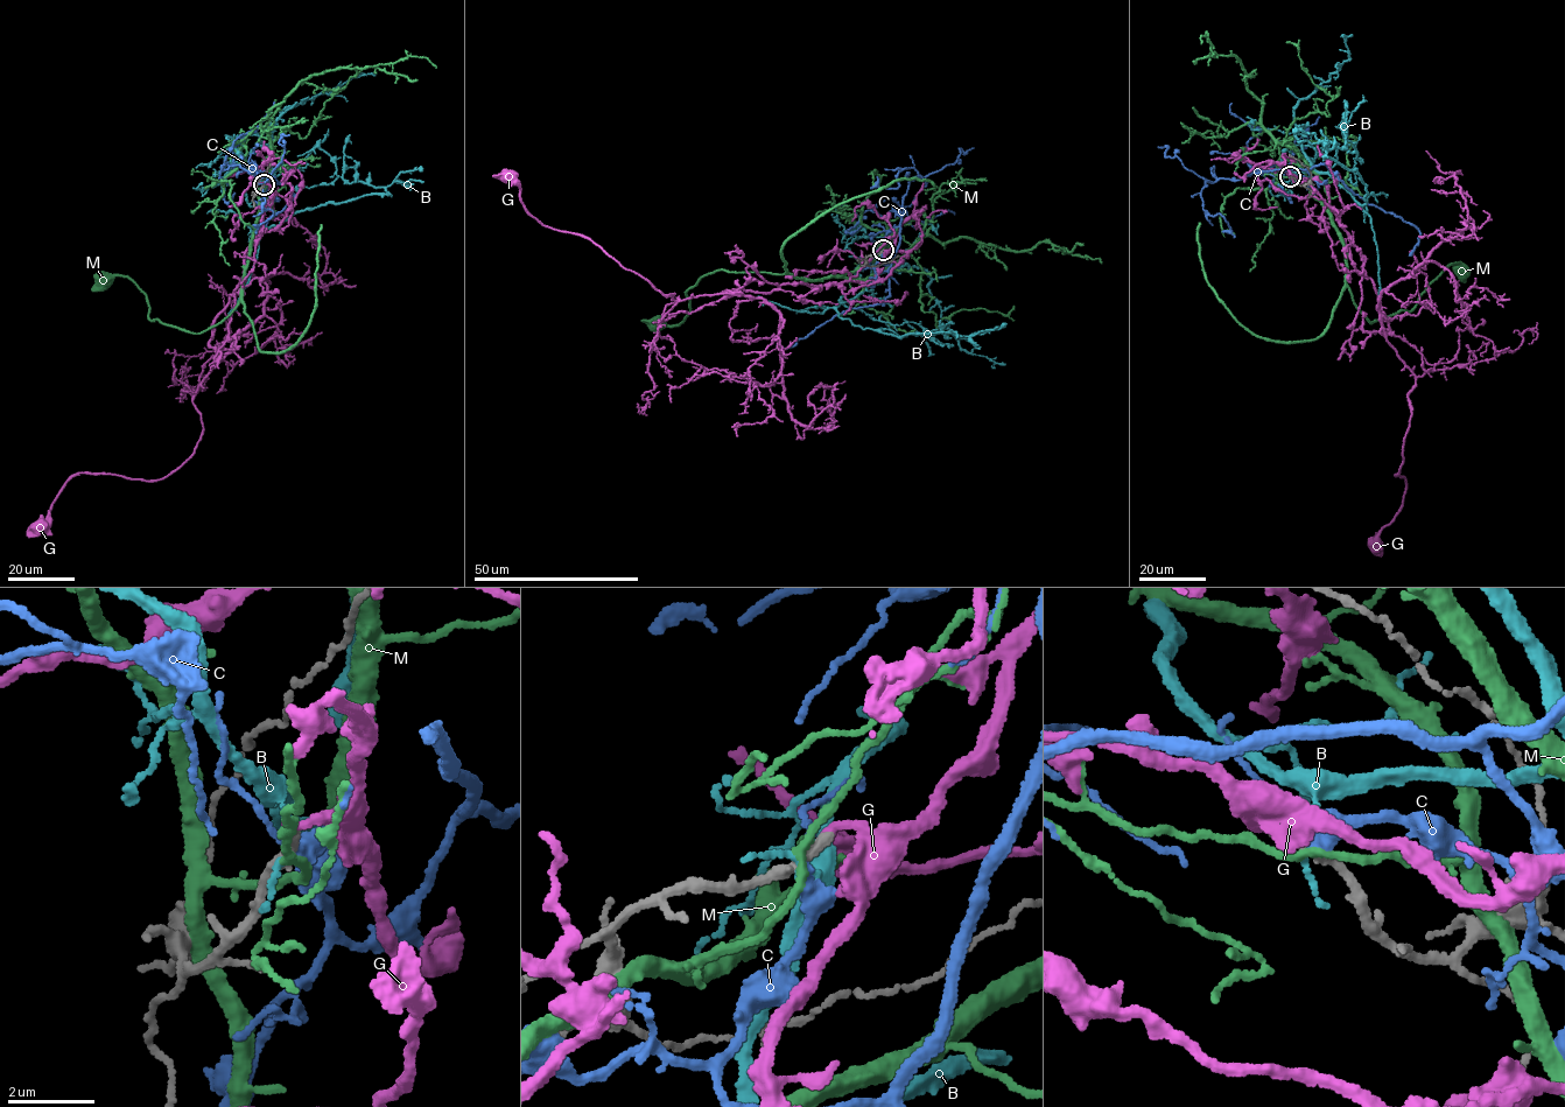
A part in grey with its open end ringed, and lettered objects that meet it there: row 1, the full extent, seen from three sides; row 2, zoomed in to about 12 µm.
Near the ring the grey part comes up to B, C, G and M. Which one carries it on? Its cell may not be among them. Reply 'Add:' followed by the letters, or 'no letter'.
Add: no letter

